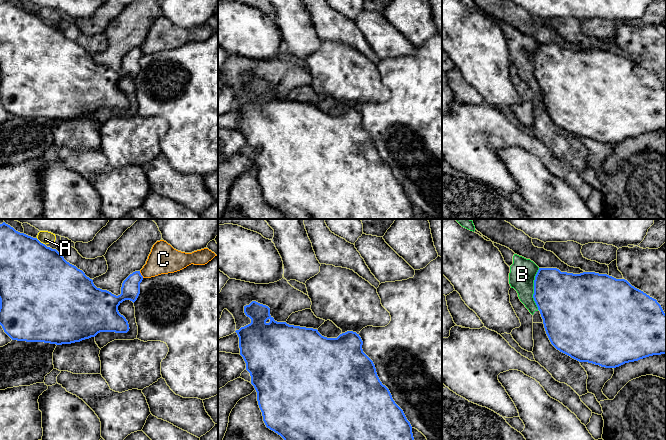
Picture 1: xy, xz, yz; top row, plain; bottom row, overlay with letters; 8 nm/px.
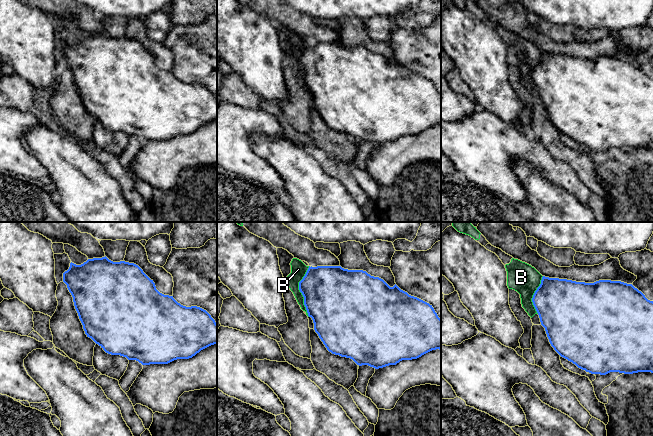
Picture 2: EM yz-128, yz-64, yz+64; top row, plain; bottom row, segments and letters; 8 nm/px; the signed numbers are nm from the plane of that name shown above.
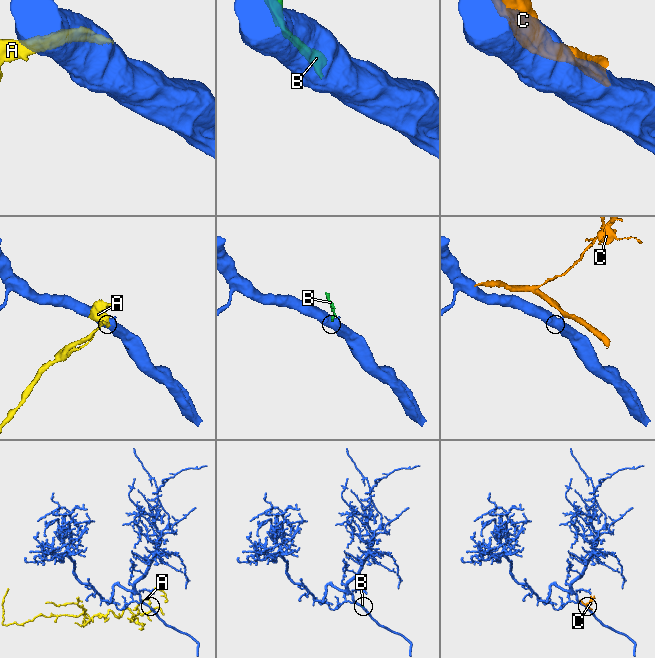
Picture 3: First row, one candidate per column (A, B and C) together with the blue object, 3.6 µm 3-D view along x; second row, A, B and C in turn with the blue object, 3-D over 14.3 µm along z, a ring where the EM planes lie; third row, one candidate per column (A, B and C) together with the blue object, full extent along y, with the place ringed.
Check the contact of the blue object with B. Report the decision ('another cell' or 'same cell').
another cell

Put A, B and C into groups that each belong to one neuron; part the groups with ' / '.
A / B / C

